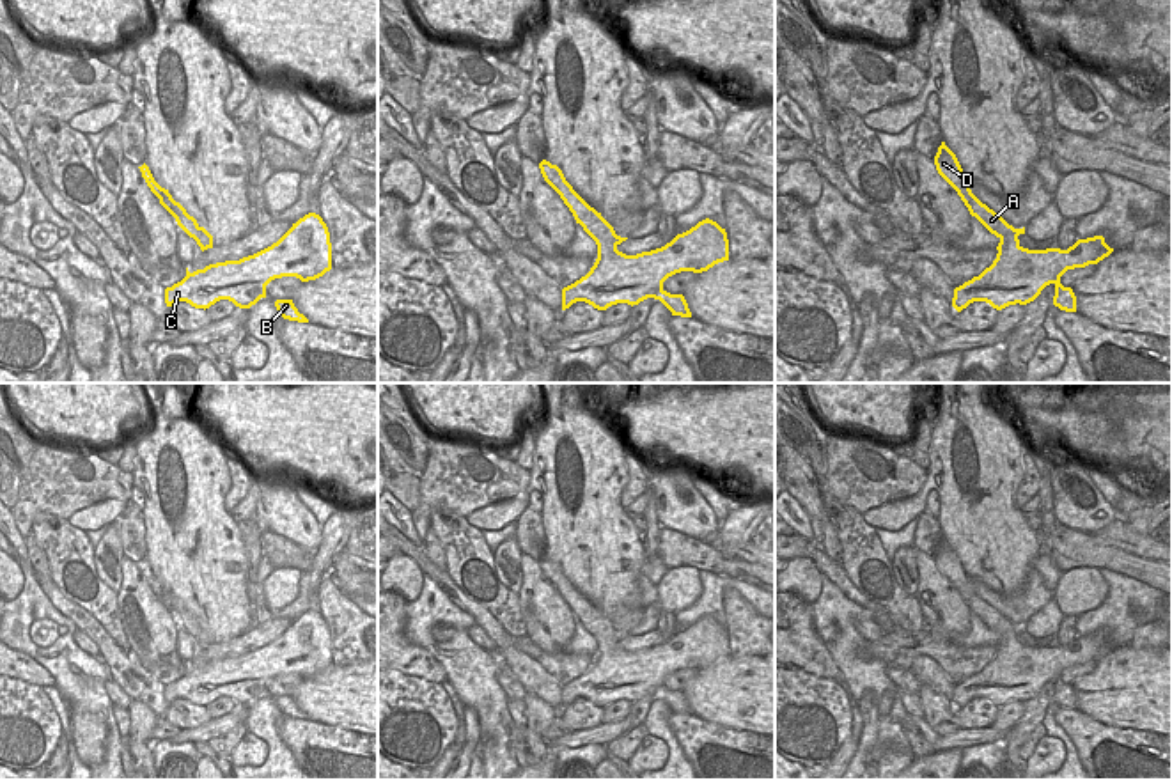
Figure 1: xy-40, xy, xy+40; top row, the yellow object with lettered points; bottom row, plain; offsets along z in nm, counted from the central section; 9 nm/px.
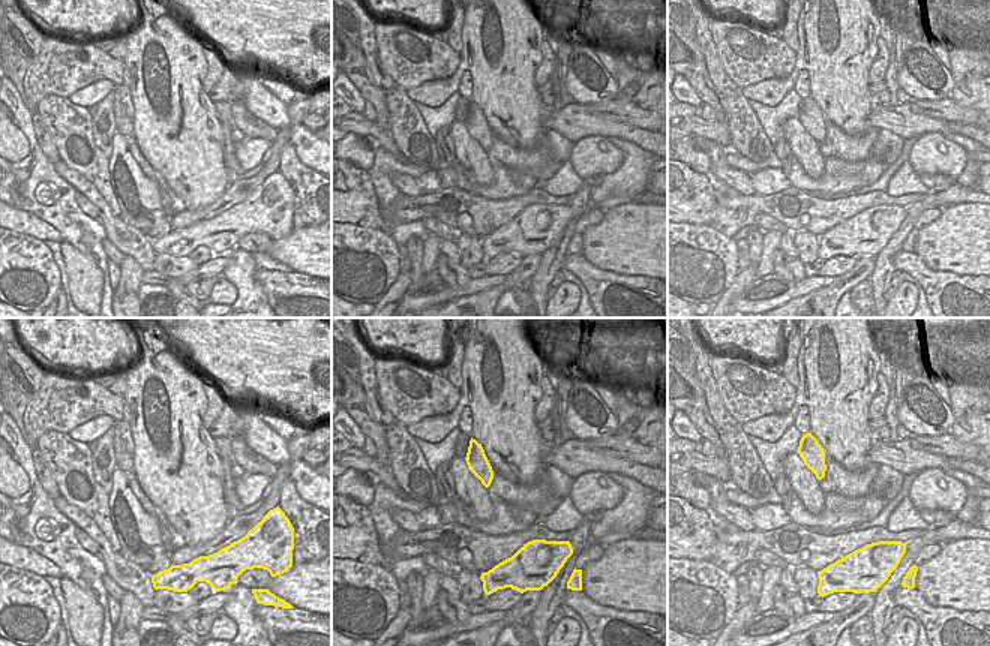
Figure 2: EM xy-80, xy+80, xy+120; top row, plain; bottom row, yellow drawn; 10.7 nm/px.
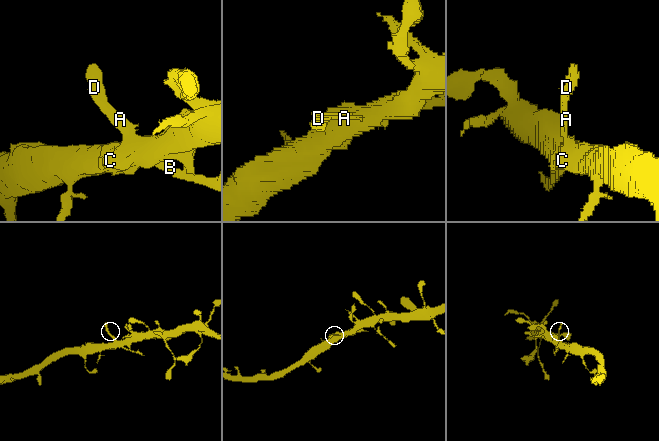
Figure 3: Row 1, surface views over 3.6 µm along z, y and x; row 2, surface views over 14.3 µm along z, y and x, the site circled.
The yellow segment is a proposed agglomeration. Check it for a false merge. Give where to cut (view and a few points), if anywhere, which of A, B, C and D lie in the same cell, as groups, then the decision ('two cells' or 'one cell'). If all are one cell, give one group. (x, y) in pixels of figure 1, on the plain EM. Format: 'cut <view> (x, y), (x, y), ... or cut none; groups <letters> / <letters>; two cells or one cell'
cut none; groups A B C D; one cell

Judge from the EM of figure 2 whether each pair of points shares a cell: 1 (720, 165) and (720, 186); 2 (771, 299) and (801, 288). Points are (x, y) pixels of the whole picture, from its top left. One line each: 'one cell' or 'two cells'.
1: two cells
2: one cell

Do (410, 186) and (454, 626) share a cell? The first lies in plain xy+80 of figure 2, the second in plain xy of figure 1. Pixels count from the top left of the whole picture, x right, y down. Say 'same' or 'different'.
different

